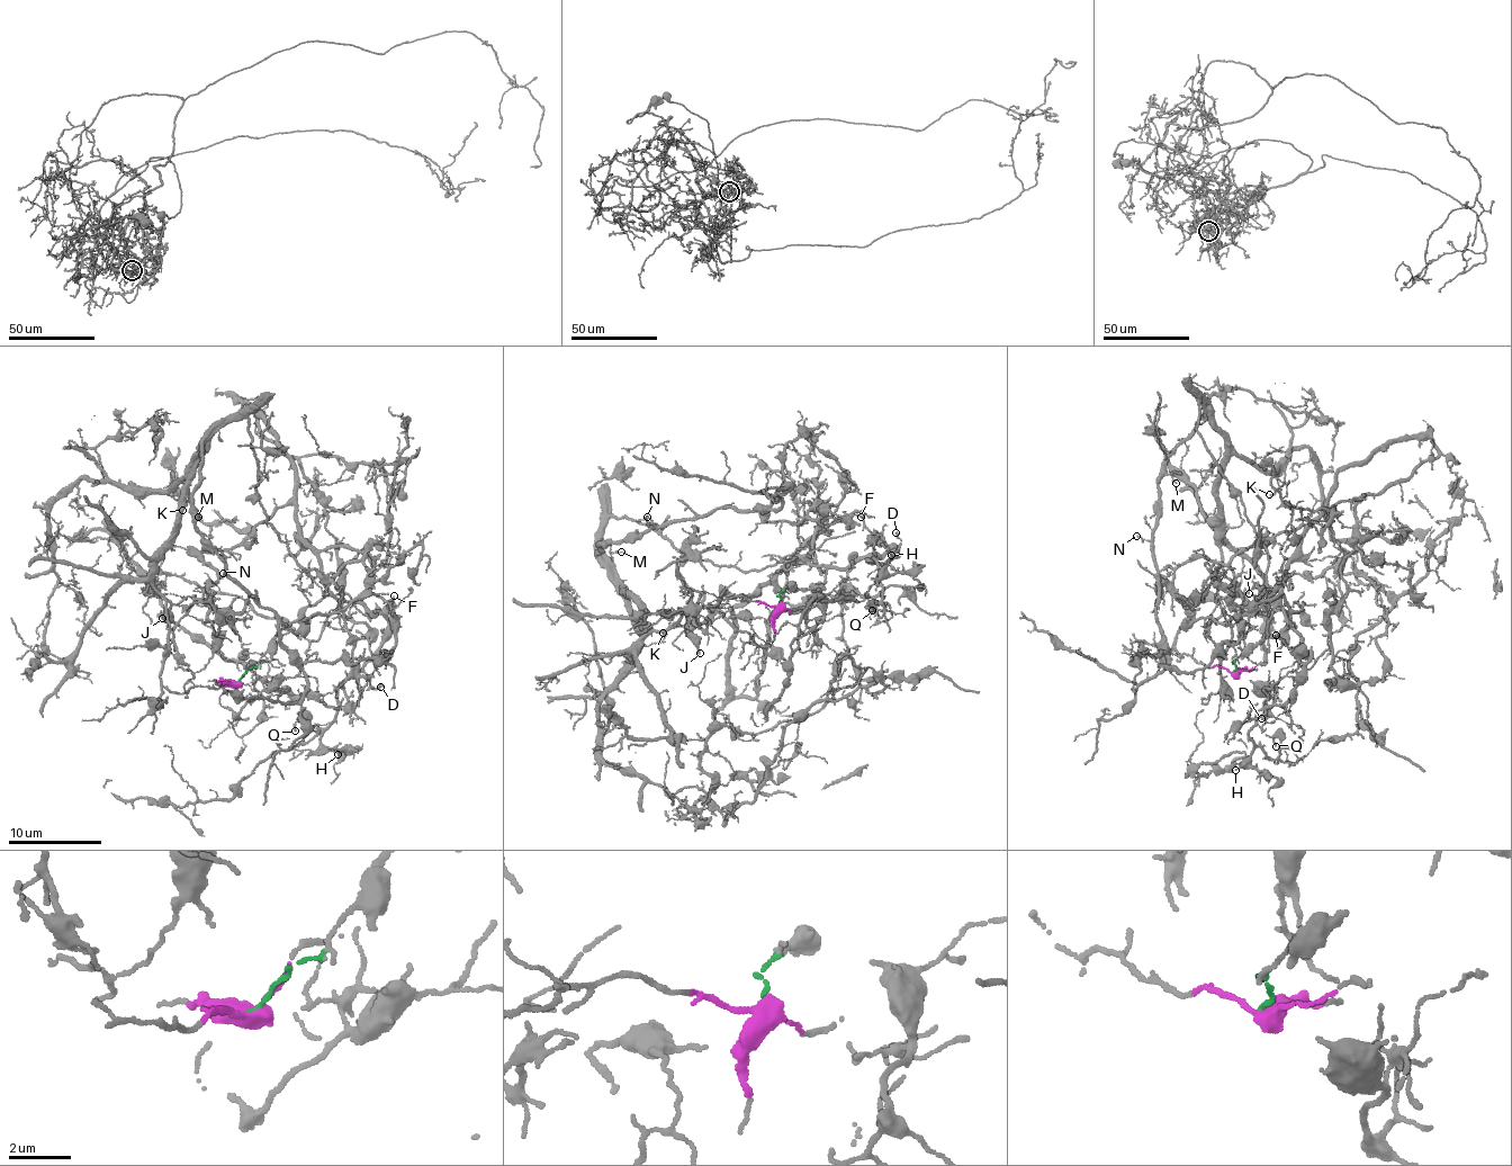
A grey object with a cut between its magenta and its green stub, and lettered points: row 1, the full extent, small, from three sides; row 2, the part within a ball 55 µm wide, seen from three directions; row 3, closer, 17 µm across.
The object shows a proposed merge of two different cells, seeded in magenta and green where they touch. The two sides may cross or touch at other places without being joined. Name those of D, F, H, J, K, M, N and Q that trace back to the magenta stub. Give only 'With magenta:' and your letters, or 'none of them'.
With magenta: J, K, M, N

